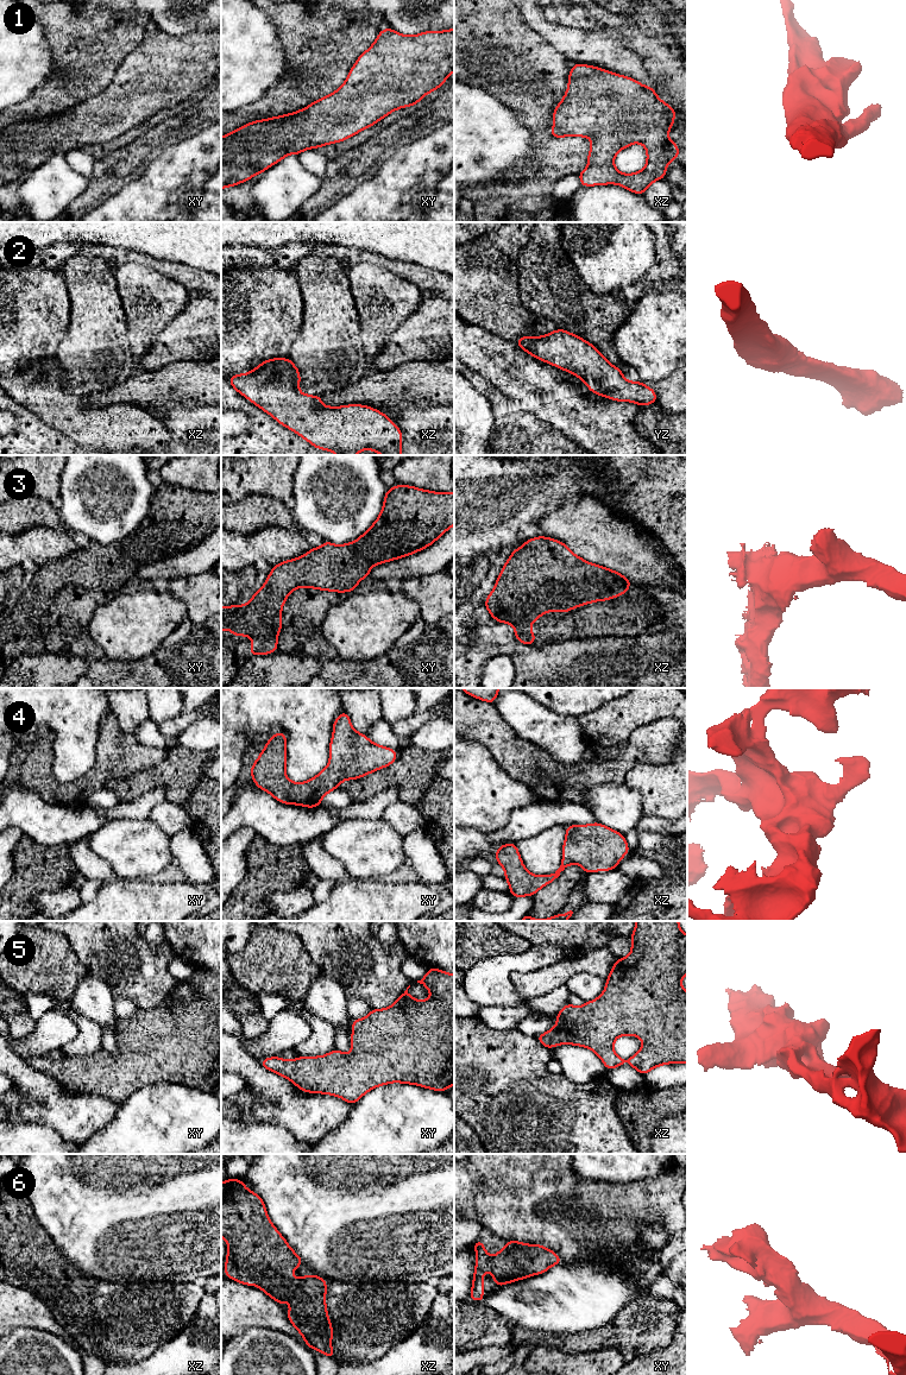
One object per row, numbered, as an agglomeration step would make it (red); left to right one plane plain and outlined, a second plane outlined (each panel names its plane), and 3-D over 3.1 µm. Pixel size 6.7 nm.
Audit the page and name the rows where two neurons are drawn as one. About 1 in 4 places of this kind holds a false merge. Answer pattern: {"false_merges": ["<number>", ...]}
{"false_merges": []}

